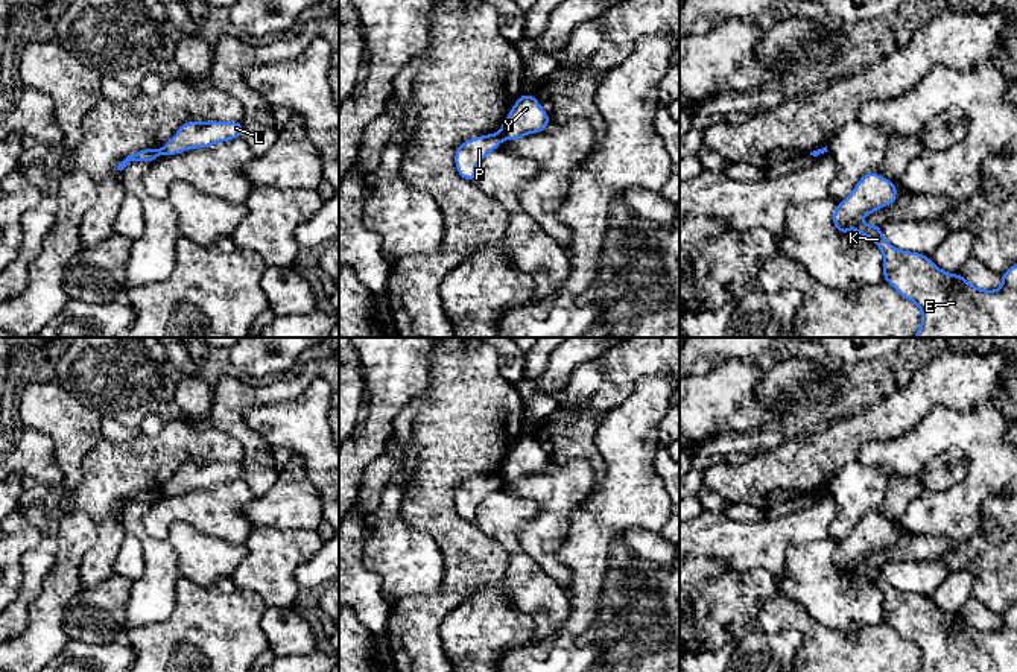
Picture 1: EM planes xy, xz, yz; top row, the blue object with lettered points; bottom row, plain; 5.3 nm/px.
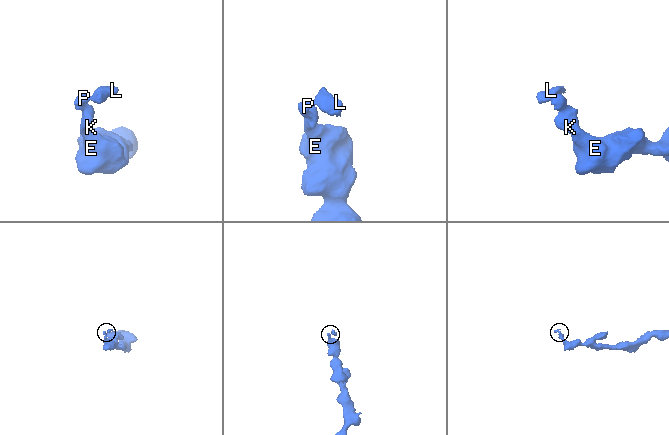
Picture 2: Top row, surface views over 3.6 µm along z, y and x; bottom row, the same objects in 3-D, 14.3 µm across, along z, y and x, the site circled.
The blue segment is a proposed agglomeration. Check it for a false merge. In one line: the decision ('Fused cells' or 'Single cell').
Fused cells

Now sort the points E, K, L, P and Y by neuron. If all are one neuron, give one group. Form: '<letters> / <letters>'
E K P / L Y

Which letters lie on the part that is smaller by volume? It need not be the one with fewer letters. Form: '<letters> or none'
L, Y

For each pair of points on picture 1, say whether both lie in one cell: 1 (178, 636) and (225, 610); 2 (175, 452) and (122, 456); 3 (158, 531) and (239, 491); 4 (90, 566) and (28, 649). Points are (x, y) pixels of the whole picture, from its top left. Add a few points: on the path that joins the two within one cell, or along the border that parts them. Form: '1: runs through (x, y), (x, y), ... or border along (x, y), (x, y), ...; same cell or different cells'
1: runs through (190, 636), (199, 636), (213, 622); same cell
2: runs through (161, 455), (136, 456); same cell
3: runs through (175, 510), (218, 507); same cell
4: border along (95, 545), (82, 558), (81, 586); different cells

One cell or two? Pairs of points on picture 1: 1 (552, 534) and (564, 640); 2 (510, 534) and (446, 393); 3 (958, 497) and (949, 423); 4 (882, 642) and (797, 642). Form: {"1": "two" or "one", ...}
{"1": "two", "2": "two", "3": "one", "4": "two"}

